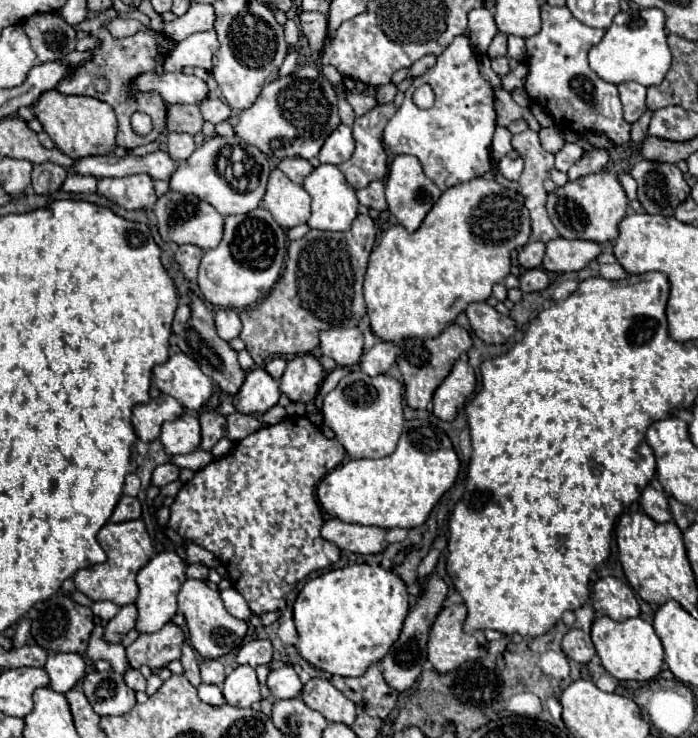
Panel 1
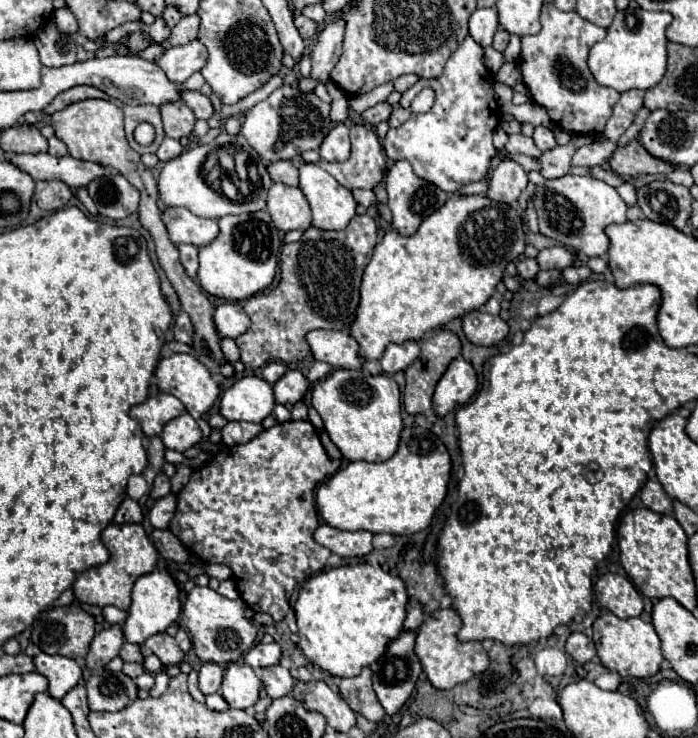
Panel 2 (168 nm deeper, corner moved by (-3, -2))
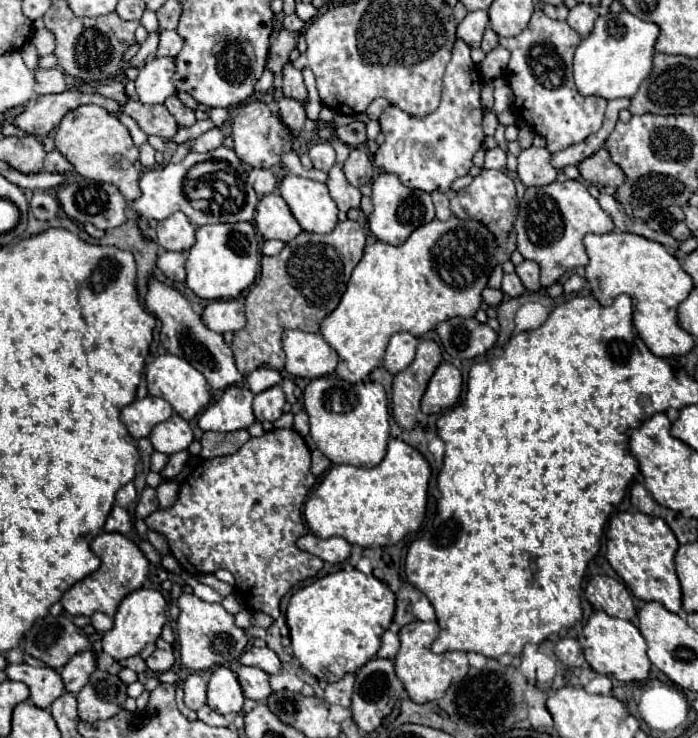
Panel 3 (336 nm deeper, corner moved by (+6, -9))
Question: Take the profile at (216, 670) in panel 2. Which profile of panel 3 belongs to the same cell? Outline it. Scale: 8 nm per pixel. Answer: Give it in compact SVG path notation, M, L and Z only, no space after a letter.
M192 673L184 681L184 703L194 711L206 703L206 681L198 673Z

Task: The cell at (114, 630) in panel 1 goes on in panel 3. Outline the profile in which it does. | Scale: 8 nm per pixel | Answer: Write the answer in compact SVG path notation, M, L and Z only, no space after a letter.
M86 649L84 653L78 653L76 657L72 657L60 671L66 691L78 693L88 683L96 667L98 667L98 655L94 653L94 649Z

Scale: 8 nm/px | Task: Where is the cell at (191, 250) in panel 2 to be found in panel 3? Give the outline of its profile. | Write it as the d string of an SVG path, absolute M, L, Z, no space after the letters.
M160 251L158 255L158 269L172 281L184 281L186 271L184 271L186 255L184 253L174 253L174 251Z

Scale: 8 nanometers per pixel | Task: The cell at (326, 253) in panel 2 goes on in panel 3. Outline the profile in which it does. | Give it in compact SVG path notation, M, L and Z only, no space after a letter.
M346 219L344 223L338 223L336 229L328 235L316 235L302 231L296 239L286 243L286 247L274 255L274 257L262 257L262 271L260 281L250 289L250 293L244 299L244 311L246 311L246 327L242 331L234 333L234 339L230 343L230 349L236 359L236 369L240 369L242 375L252 373L256 367L272 367L272 369L284 369L284 351L282 351L282 331L286 329L298 329L308 333L320 333L320 323L326 319L340 303L346 285L350 281L352 269L362 259L366 245L366 231L356 221Z

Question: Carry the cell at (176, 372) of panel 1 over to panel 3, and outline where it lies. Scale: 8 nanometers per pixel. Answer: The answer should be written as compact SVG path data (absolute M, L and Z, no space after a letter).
M164 353L164 355L156 357L146 367L146 381L148 381L148 393L154 397L164 397L172 405L172 409L186 421L190 421L194 415L198 415L210 403L210 385L206 383L204 375L200 371L196 371L188 361L184 361L176 355Z

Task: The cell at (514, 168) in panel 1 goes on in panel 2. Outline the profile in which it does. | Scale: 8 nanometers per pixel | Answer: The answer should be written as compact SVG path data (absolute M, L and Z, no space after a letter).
M503 160L493 172L493 178L489 182L485 196L495 202L505 202L511 206L517 202L525 186L527 186L525 170L513 160Z

